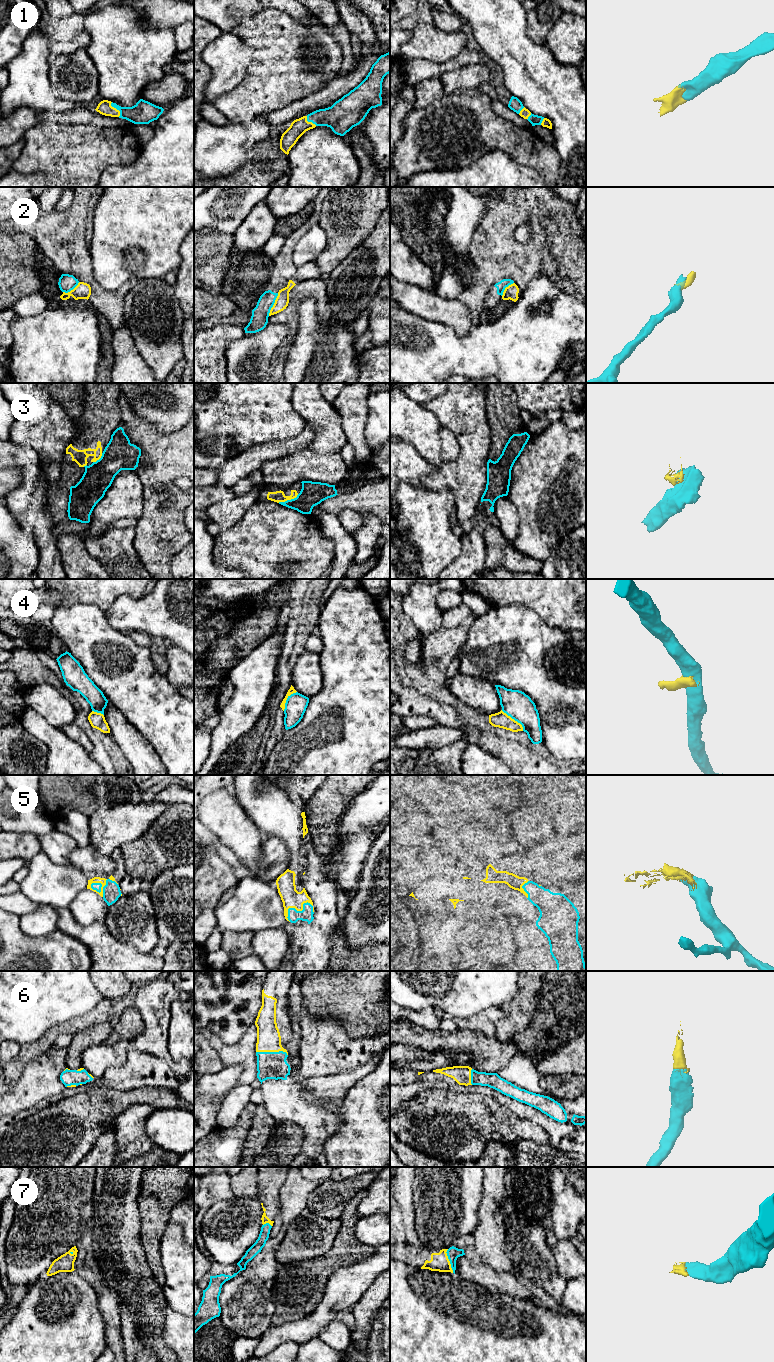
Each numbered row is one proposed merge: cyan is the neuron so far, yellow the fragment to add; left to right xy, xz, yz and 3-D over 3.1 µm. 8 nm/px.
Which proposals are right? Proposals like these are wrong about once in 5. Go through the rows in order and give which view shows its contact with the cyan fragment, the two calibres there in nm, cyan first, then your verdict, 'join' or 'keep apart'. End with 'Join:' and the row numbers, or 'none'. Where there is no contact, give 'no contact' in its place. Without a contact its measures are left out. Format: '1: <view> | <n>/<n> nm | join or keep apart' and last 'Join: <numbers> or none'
1: xy | 190/110 nm | join
2: xz | 140/110 nm | keep apart
3: xz | 190/90 nm | keep apart
4: yz | 220/120 nm | keep apart
5: xy | 60/50 nm | join
6: xz | 220/190 nm | join
7: yz | 100/140 nm | join
Join: 1, 5, 6, 7

